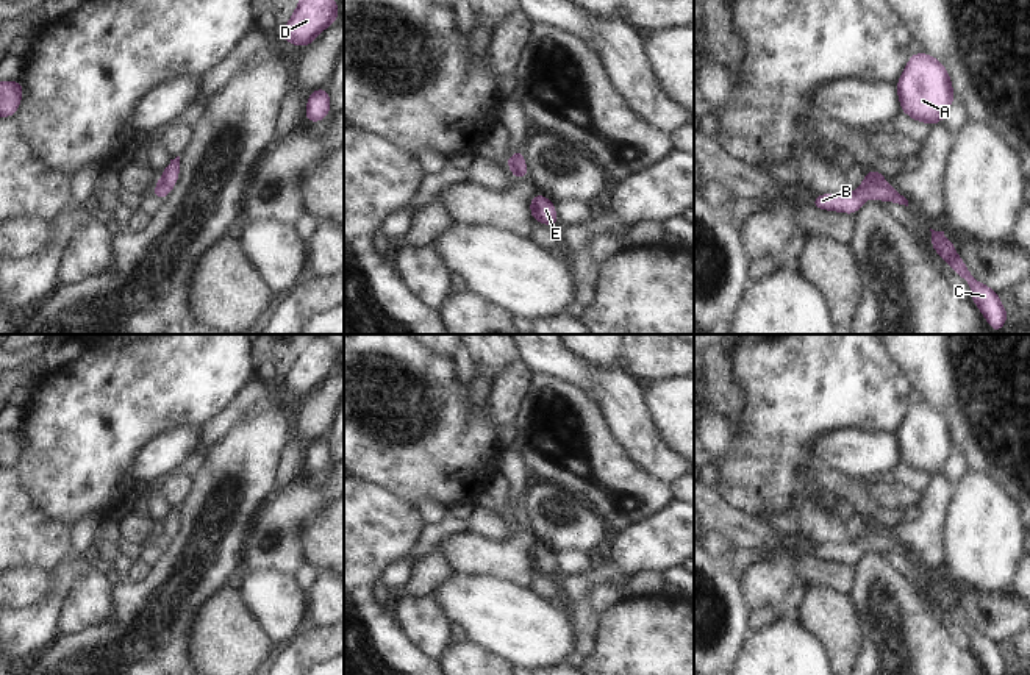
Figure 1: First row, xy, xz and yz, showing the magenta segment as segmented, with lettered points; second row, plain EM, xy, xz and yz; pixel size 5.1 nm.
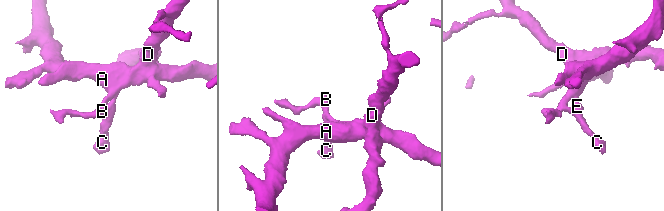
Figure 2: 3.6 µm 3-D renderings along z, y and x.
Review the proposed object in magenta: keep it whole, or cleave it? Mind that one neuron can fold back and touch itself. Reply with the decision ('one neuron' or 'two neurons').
two neurons

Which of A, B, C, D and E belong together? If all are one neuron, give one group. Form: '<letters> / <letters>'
A C E / B D

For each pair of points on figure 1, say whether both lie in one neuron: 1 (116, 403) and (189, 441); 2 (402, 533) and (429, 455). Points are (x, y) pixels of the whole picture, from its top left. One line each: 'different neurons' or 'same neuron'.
1: different neurons
2: different neurons

